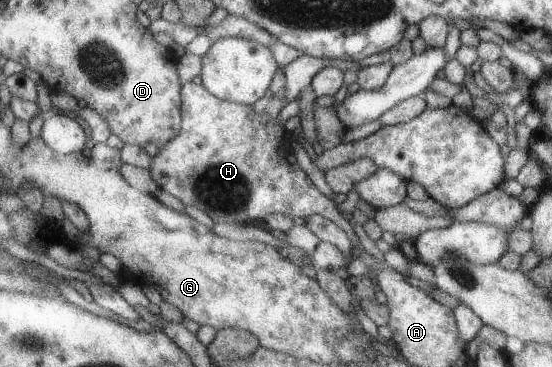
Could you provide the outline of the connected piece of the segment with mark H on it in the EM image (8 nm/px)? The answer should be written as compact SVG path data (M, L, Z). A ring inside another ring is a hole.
M278 66L266 95L253 104L222 101L212 95L203 83L190 82L181 86L180 131L151 159L151 176L164 191L175 195L186 206L202 210L215 223L245 224L254 219L266 220L270 214L282 214L293 220L297 217L306 219L314 214L323 215L348 234L356 257L372 267L376 263L375 258L361 247L353 225L340 213L338 205L314 186L294 156L291 145L293 136L281 122L281 111L287 104L287 81L282 68Z

